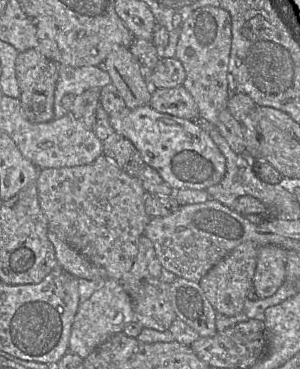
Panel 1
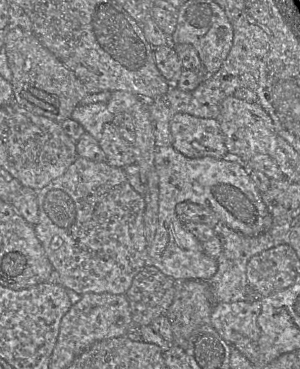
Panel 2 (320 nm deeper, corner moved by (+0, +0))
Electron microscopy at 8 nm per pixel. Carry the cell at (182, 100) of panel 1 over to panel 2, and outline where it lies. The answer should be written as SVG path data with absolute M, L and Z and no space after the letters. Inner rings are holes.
M175 113L170 121L173 148L188 158L228 157L223 133L215 118Z

